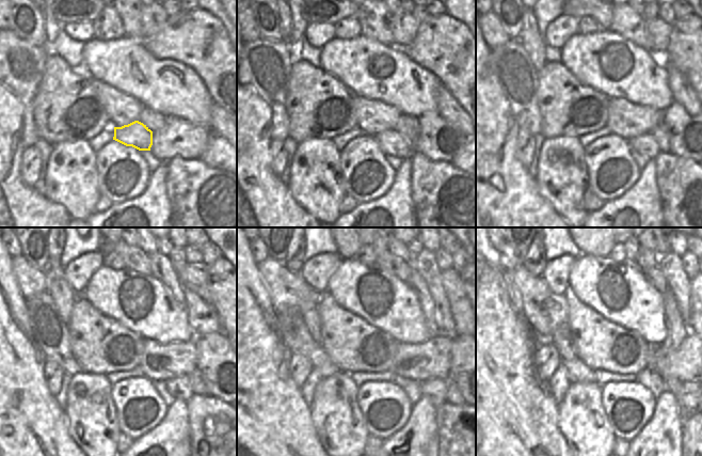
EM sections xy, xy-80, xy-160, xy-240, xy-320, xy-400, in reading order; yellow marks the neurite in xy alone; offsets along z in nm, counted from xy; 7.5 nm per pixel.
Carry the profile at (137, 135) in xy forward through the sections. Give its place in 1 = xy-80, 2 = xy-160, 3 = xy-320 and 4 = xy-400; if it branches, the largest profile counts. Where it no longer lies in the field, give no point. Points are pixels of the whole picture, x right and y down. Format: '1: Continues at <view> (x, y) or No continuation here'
1: Continues at xy-80 (392, 142)
2: Continues at xy-160 (645, 145)
3: Continues at xy-320 (435, 390)
4: Continues at xy-400 (687, 397)

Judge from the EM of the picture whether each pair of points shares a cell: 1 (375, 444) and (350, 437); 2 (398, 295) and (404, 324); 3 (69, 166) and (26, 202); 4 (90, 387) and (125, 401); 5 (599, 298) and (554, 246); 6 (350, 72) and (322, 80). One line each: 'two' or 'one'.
1: two
2: one
3: two
4: two
5: two
6: two

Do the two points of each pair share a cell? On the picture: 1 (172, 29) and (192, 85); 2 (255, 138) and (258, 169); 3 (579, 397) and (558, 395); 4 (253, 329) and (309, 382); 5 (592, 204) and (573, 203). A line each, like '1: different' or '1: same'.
1: different
2: same
3: different
4: different
5: different

